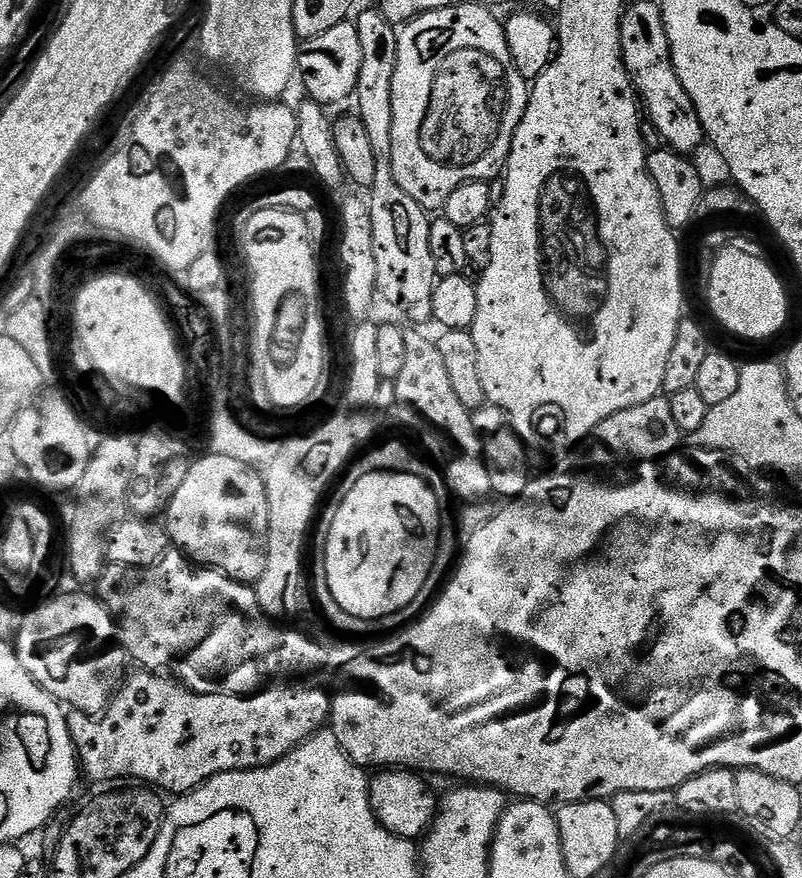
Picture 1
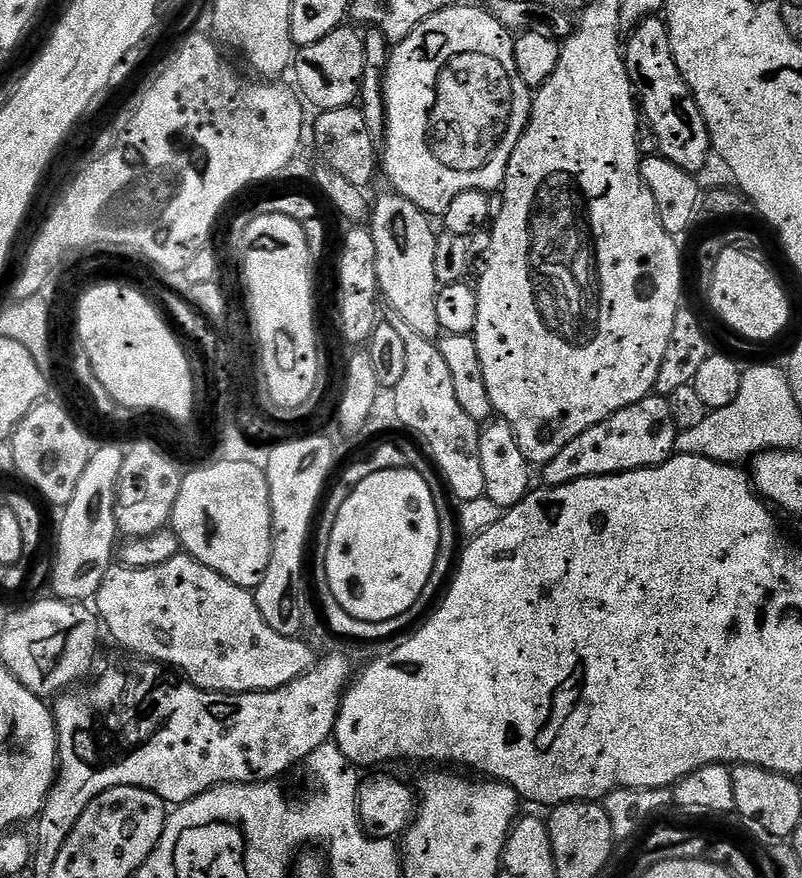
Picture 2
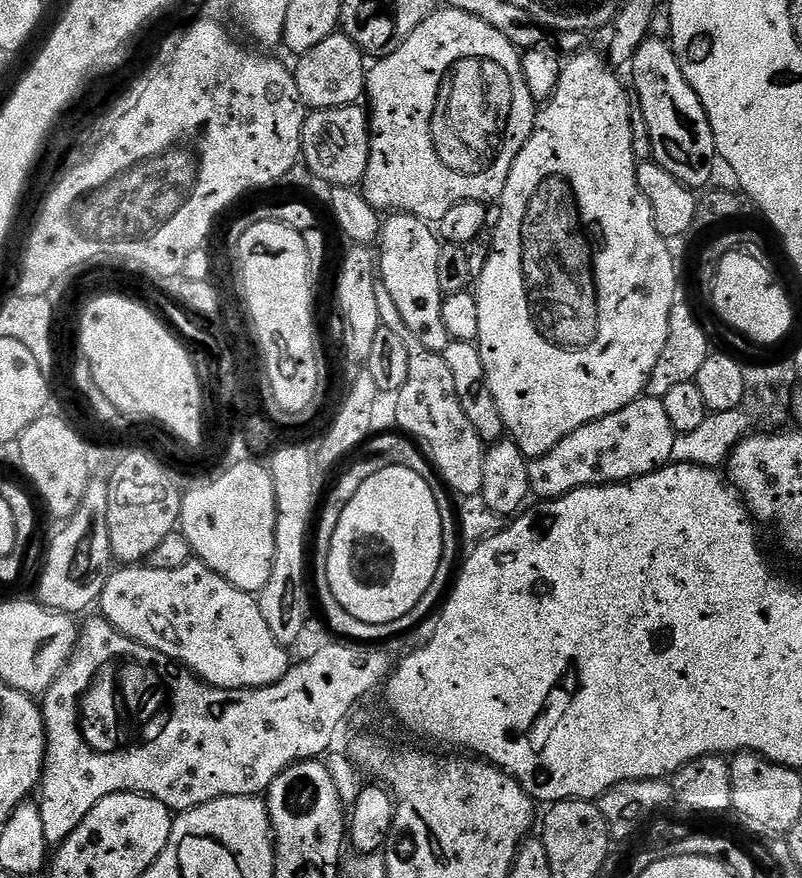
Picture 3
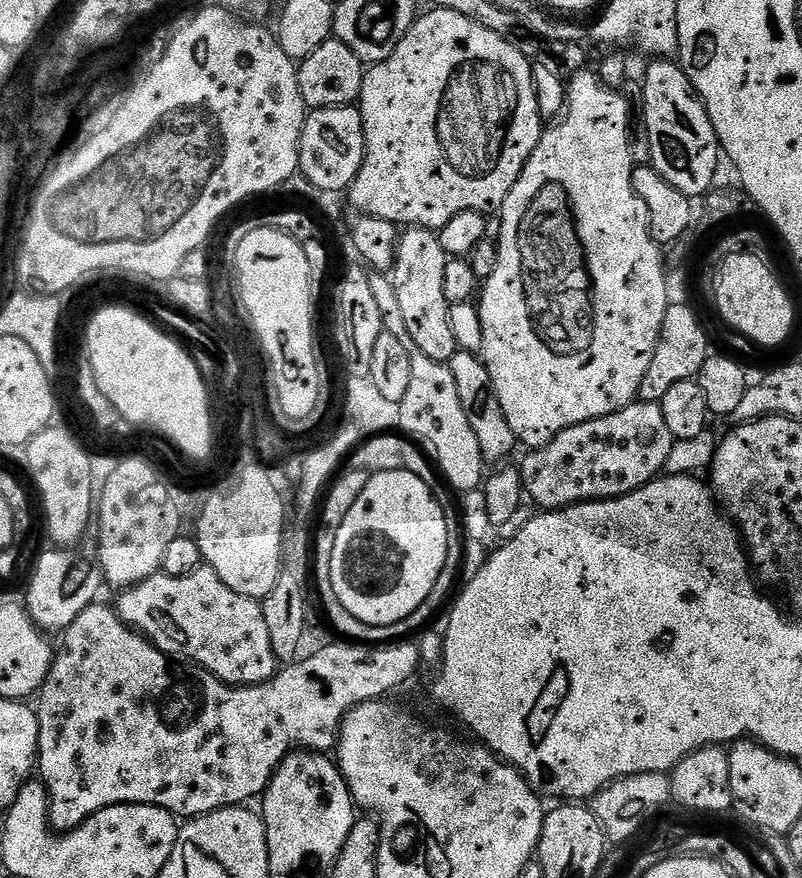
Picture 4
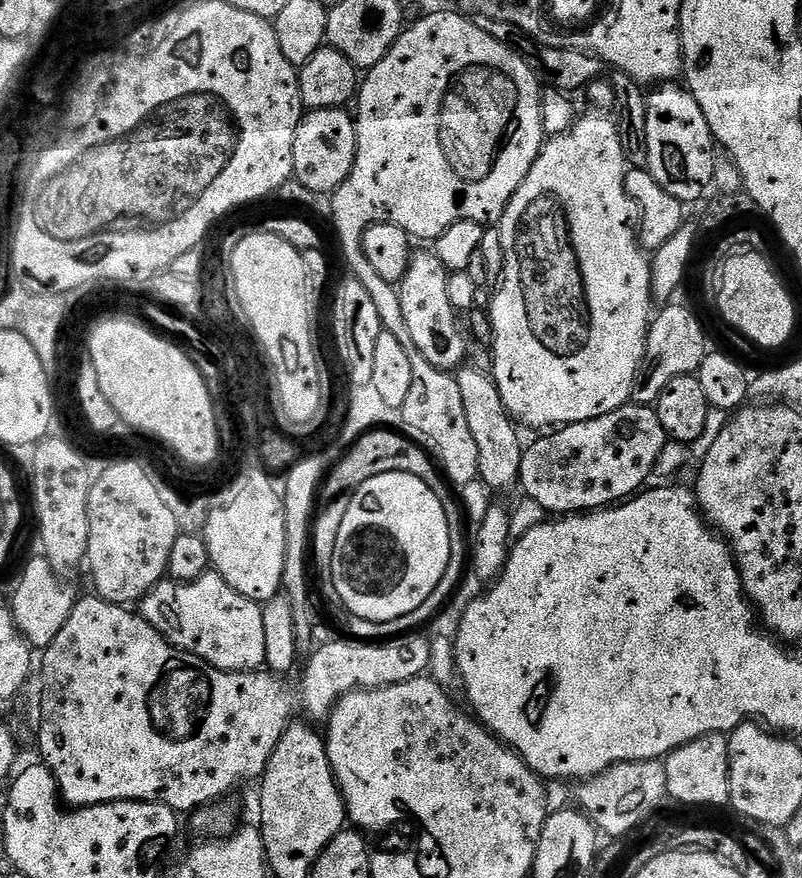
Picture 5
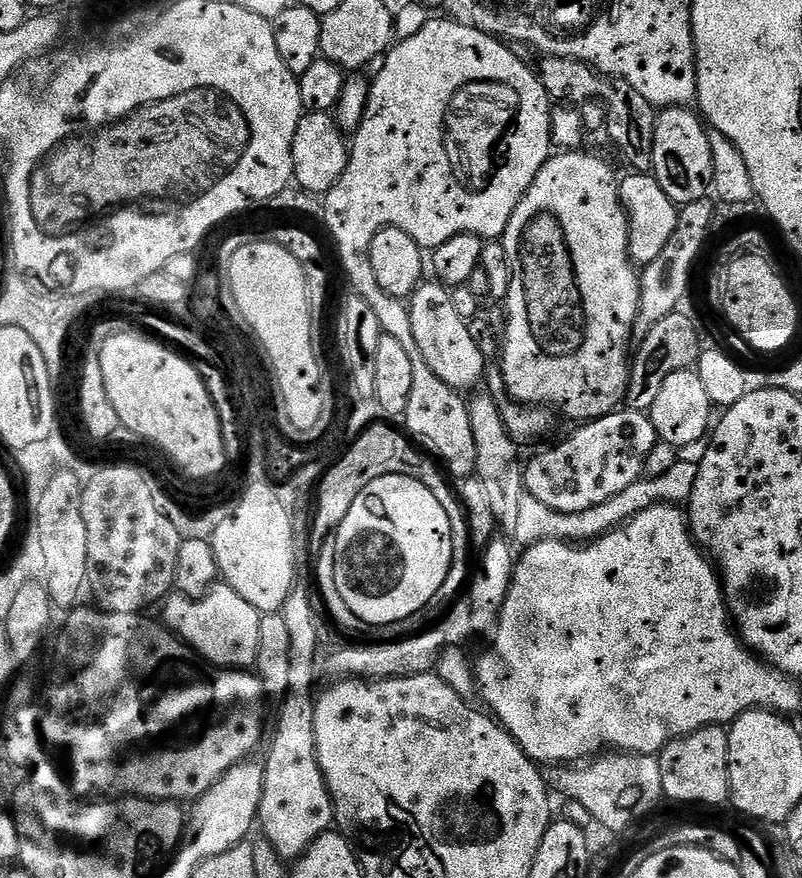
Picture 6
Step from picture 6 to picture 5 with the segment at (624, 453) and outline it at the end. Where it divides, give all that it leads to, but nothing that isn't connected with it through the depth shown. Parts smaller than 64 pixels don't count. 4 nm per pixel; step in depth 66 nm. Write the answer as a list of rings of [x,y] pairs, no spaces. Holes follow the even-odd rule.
[[[631,402],[602,414],[602,418],[569,422],[541,436],[544,436],[541,440],[525,447],[519,487],[524,488],[523,495],[527,499],[538,502],[548,514],[595,512],[637,495],[649,483],[647,480],[653,479],[658,454],[662,454],[662,446],[666,446],[670,439],[666,430],[662,430],[662,422],[658,422],[655,407]]]

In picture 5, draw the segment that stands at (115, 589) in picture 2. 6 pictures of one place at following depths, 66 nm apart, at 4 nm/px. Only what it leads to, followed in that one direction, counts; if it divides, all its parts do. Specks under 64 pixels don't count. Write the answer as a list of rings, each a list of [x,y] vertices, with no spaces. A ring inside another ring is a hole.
[[[209,570],[202,574],[194,582],[182,582],[165,578],[158,586],[154,586],[138,605],[138,614],[158,634],[162,634],[176,648],[184,652],[194,654],[202,658],[210,666],[214,666],[223,672],[259,672],[265,667],[266,658],[266,637],[262,635],[262,614],[263,607],[257,601],[246,598],[234,590],[215,570]]]

